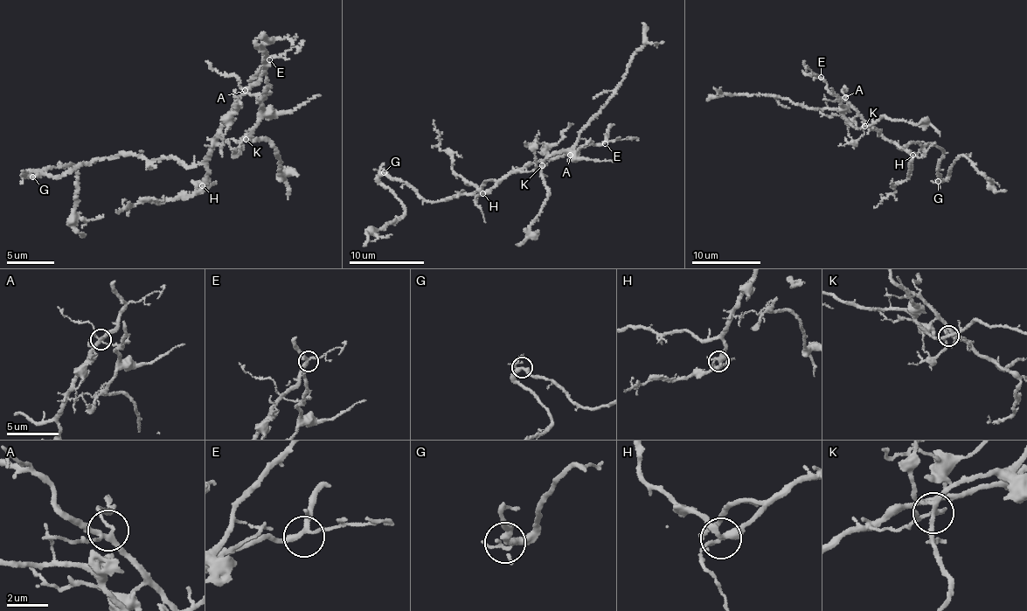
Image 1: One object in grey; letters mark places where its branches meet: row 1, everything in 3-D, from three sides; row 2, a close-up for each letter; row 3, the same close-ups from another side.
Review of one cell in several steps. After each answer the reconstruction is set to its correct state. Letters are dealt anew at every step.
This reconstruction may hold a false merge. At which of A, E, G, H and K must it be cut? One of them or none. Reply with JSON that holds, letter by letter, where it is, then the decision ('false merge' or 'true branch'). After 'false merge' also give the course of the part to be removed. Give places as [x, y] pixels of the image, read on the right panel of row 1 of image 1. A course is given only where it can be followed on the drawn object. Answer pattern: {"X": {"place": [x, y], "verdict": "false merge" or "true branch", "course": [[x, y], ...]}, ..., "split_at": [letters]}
{"A": {"place": [845, 97], "verdict": "true branch"}, "E": {"place": [821, 77], "verdict": "true branch"}, "G": {"place": [938, 181], "verdict": "true branch"}, "H": {"place": [912, 155], "verdict": "true branch"}, "K": {"place": [864, 126], "verdict": "false merge", "course": [[865, 127], [854, 127], [835, 110], [797, 105], [775, 96], [722, 93], [713, 86]]}, "split_at": ["K"]}

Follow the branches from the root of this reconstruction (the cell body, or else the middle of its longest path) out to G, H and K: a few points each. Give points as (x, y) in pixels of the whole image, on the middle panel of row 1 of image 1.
G: (485, 185), (474, 192), (453, 195), (432, 203), (400, 180), (392, 180), (385, 173)
H: (485, 185), (487, 181), (495, 179), (496, 182), (482, 193)
K: (485, 185), (487, 181), (501, 179), (517, 170), (533, 170), (542, 165)

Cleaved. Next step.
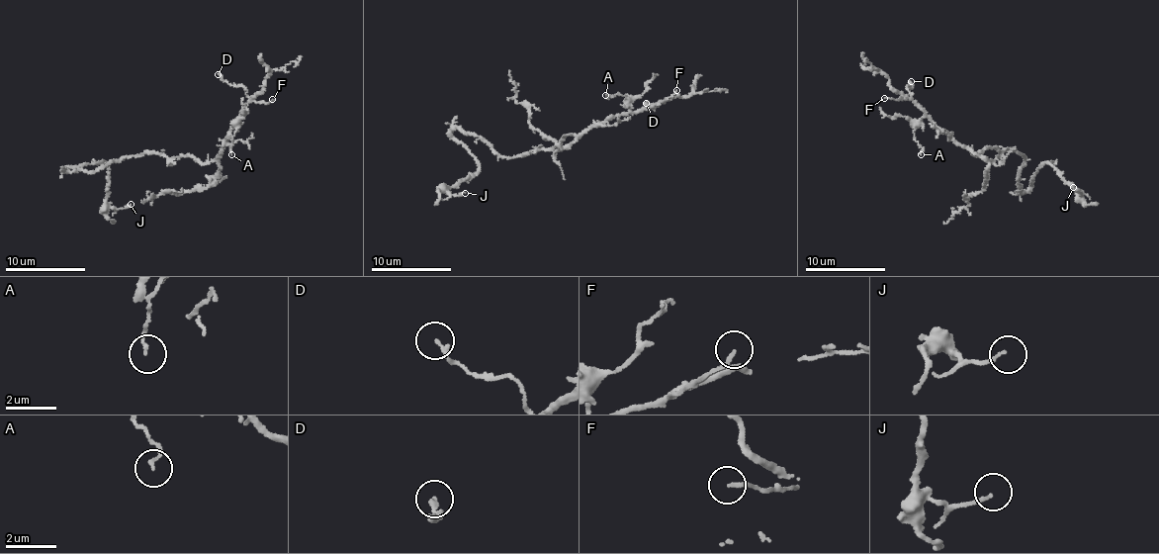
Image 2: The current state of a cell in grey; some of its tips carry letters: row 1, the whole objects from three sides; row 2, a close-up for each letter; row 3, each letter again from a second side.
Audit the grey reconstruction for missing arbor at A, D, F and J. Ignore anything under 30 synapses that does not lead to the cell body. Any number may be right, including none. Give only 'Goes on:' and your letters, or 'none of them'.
Goes on: none of them

